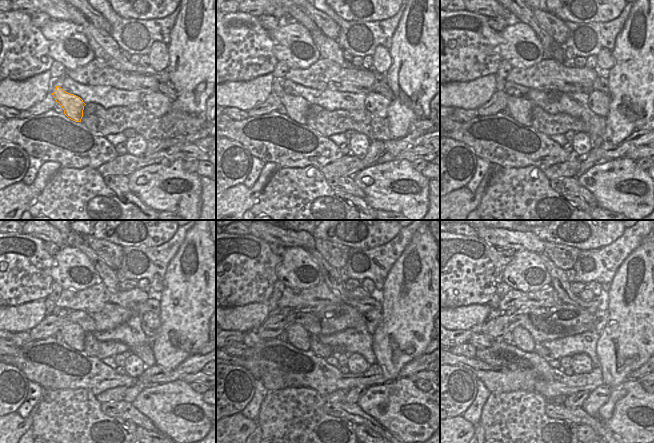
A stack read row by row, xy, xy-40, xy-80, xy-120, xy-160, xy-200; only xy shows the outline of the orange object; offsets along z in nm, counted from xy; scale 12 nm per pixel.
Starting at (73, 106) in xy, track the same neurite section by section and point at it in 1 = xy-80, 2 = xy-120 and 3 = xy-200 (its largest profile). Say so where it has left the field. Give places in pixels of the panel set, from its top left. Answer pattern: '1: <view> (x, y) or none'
1: xy-80 (521, 108)
2: xy-120 (73, 335)
3: xy-200 (521, 337)

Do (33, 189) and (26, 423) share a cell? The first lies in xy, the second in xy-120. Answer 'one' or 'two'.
one

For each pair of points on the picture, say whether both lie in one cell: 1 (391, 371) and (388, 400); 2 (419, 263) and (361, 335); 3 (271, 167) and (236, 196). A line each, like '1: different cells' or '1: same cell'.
1: different cells
2: different cells
3: same cell

